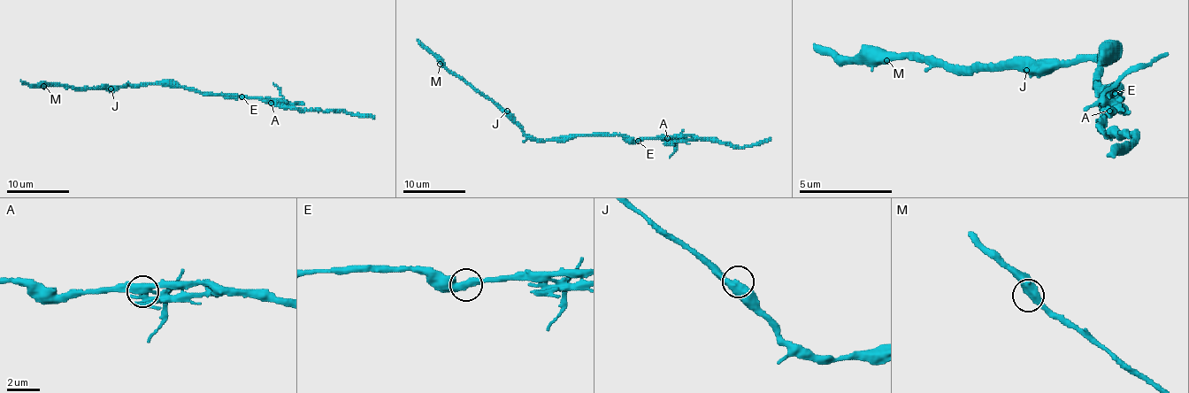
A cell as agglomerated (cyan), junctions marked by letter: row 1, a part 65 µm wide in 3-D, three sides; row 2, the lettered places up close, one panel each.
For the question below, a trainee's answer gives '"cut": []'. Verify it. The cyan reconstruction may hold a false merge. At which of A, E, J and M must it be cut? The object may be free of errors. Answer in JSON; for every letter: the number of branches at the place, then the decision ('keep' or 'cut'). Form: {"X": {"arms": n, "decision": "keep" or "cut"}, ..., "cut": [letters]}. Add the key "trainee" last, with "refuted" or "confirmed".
{"A": {"arms": 2, "decision": "cut"}, "E": {"arms": 2, "decision": "keep"}, "J": {"arms": 2, "decision": "keep"}, "M": {"arms": 2, "decision": "keep"}, "cut": ["A"], "trainee": "refuted"}

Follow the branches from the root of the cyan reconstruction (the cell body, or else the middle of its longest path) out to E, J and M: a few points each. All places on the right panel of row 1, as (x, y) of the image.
E: (1101, 70), (1096, 83), (1115, 93)
J: (1101, 70), (1101, 65), (1110, 56), (1036, 60), (1026, 70)
M: (1101, 70), (1101, 65), (1115, 56), (1077, 56), (1073, 60), (1003, 60), (999, 65), (886, 60)

